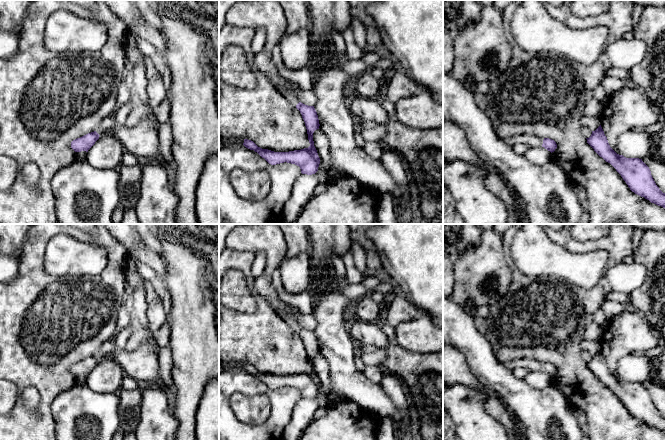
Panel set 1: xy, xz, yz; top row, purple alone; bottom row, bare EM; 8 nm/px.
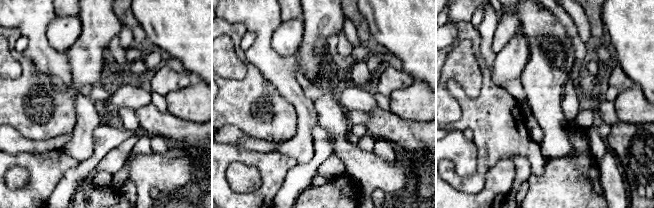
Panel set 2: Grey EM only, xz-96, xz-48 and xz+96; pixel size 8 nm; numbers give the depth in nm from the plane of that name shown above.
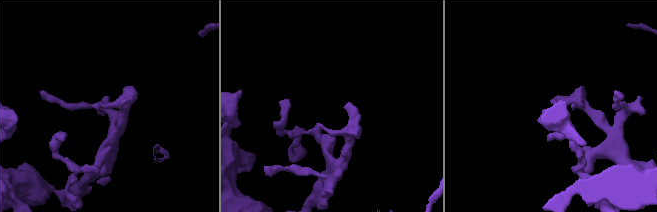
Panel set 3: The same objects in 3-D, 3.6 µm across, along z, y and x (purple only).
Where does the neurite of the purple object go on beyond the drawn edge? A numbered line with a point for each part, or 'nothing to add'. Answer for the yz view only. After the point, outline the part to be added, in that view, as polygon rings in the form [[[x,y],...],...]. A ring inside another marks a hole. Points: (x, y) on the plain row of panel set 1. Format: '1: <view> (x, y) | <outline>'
1: yz (533, 365) | [[[521,359],[521,360],[514,360],[506,363],[506,366],[513,370],[517,367],[524,367],[530,370],[530,372],[533,371],[542,371],[544,362],[532,360],[532,359]]]

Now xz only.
1: xz (291, 320) | [[[282,316],[282,318],[287,322],[292,330],[296,331],[296,329],[299,327],[299,323],[294,316]]]

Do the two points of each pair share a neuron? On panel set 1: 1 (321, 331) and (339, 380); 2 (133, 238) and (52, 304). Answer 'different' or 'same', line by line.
1: same
2: different

